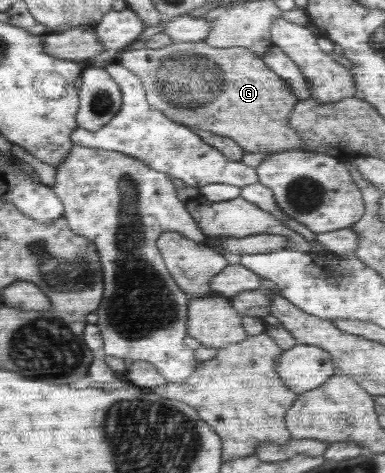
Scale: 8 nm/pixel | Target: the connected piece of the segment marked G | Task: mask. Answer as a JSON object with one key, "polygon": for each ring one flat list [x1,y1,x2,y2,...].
{"polygon":[[205,41,173,43,158,49,141,48,121,51,115,60,137,75,146,90,150,106,161,111,173,122,207,130,225,138,232,138,244,153,295,151,303,145,293,128,289,128,288,118,299,100,293,89,271,71,255,51,245,47,213,47]]}

